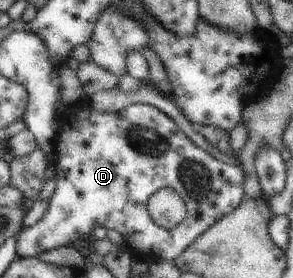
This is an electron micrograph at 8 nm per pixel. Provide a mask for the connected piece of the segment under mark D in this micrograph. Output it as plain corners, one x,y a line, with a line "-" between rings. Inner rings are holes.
135,103
119,112
100,112
92,107
90,112
81,114
75,123
73,123
73,120
65,120
61,129
63,134
59,136
58,144
55,146
56,164
54,168
54,178
57,180
57,186
43,218
41,218
39,222
36,222
31,228
25,229
19,235
16,244
16,253
19,257
38,258
42,252
52,251
53,248
68,247
69,244
73,244
73,242
77,242
77,240
81,240
81,238
85,238
92,234
97,227
105,227
109,230
115,229
121,234
123,239
127,238
129,246
135,248
135,252
139,254
140,258
147,259
150,262
155,260
173,262
185,248
194,240
197,240
197,238
199,238
199,236
201,236
210,226
213,226
213,224
219,222
228,214
231,214
244,199
245,173
239,165
239,162
237,160
227,160
223,157
218,159
207,151
204,151
202,148
199,148
196,144
191,142
191,139
177,126
177,124
175,124
174,120
171,120
167,114
161,112
161,110
155,108
153,105
-
163,187
172,188
176,193
182,196
182,199
186,202
188,211
188,217
177,224
175,228
172,228
171,231
156,225
148,211
148,200
150,199
150,196

